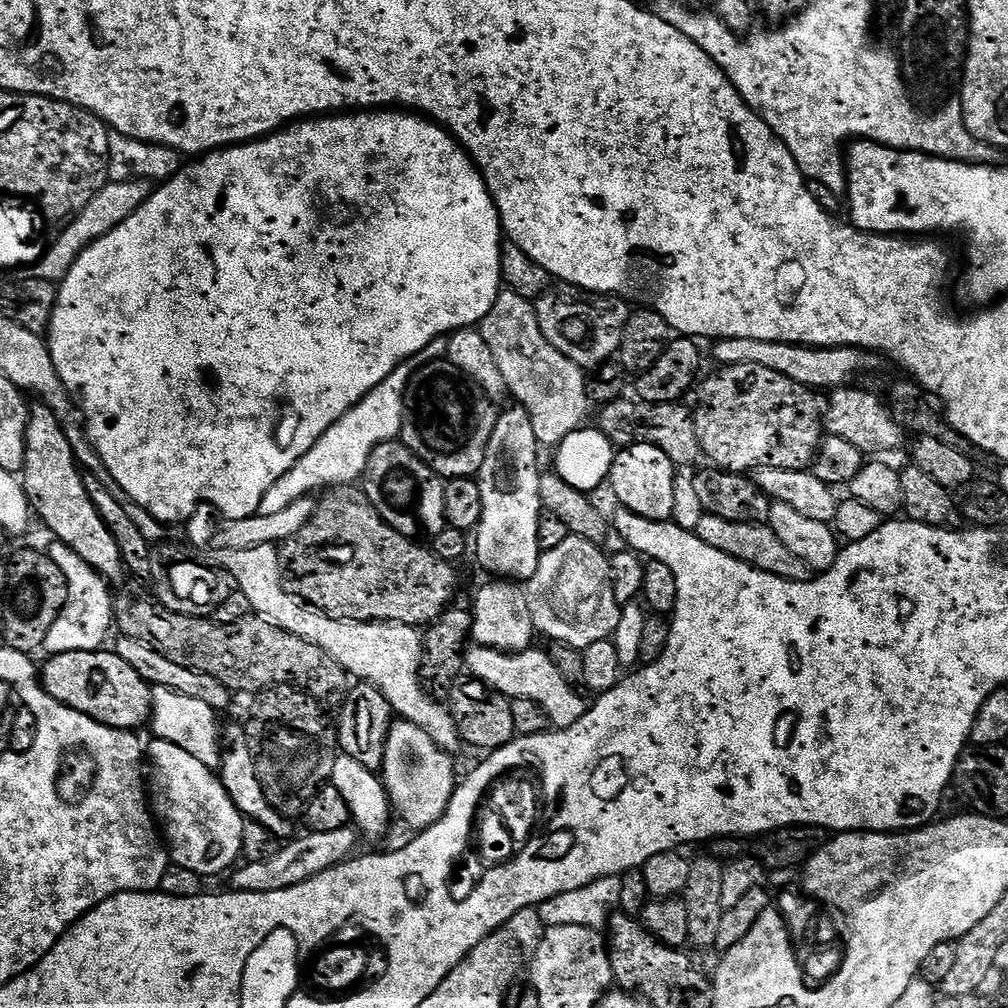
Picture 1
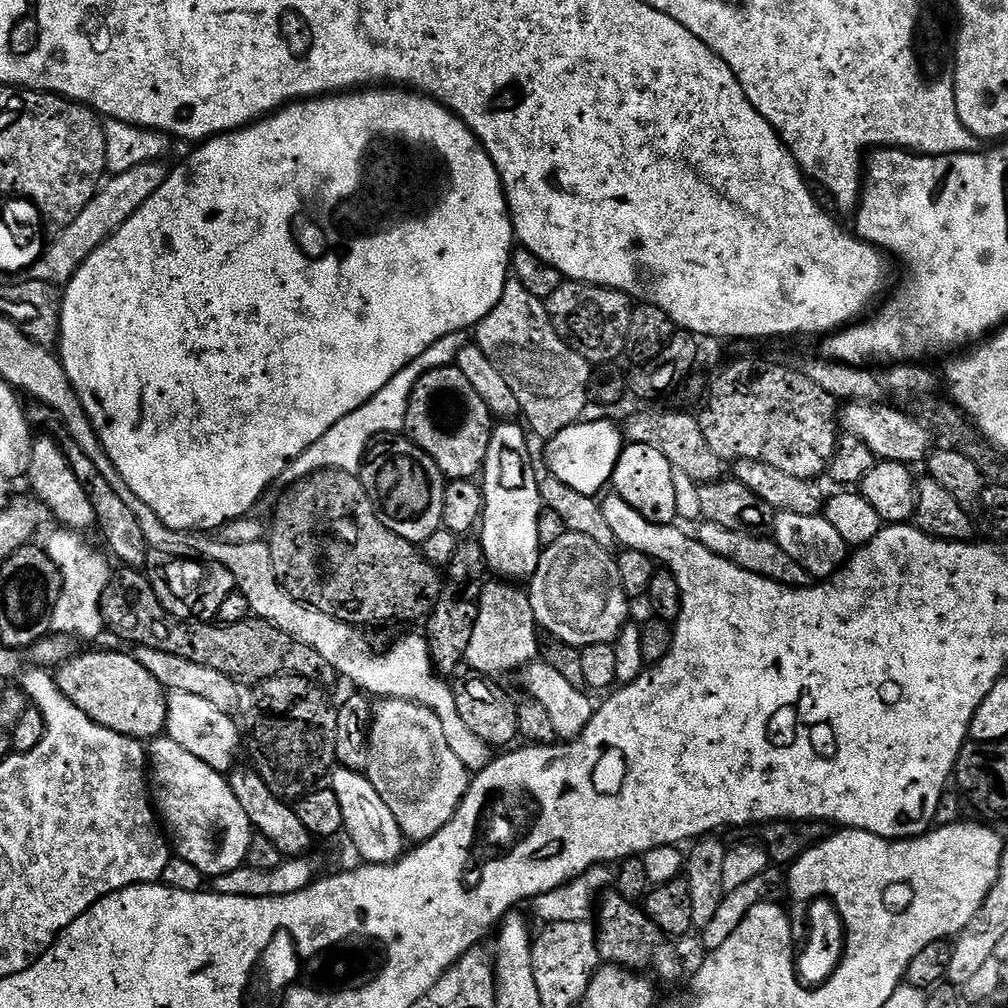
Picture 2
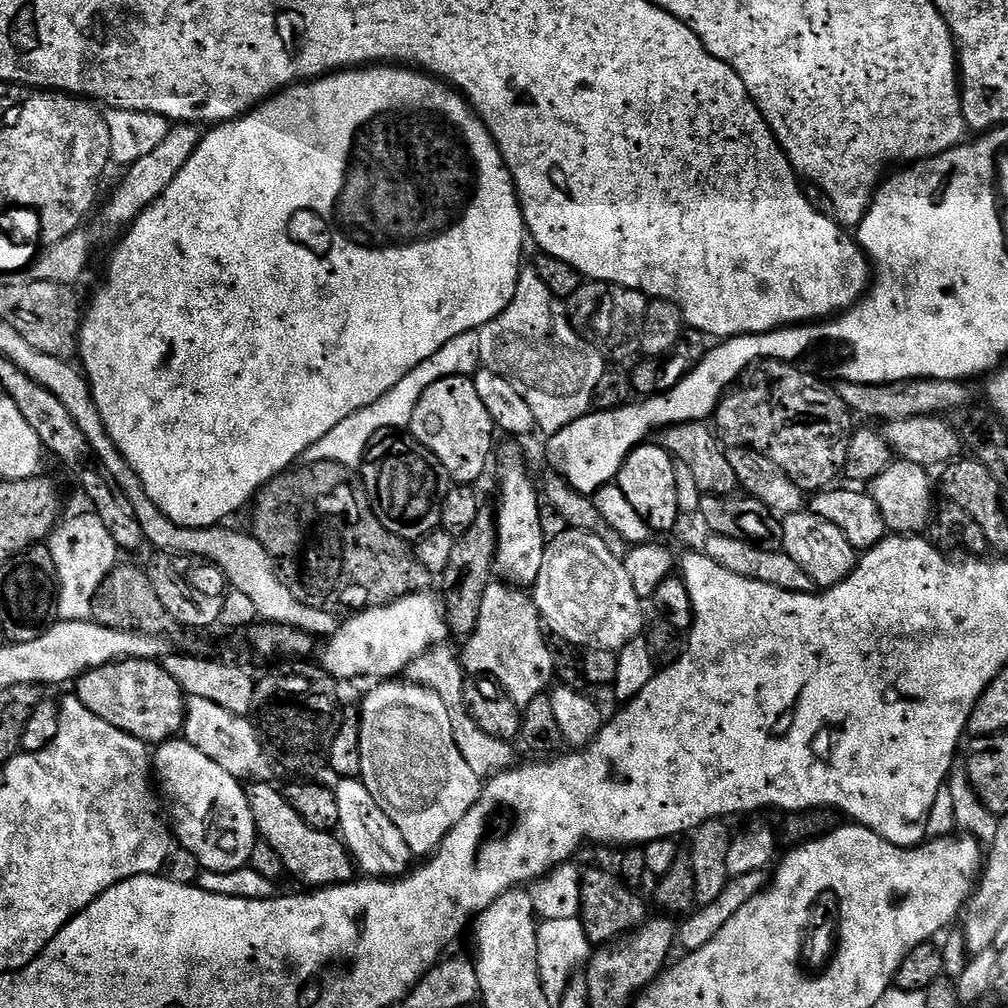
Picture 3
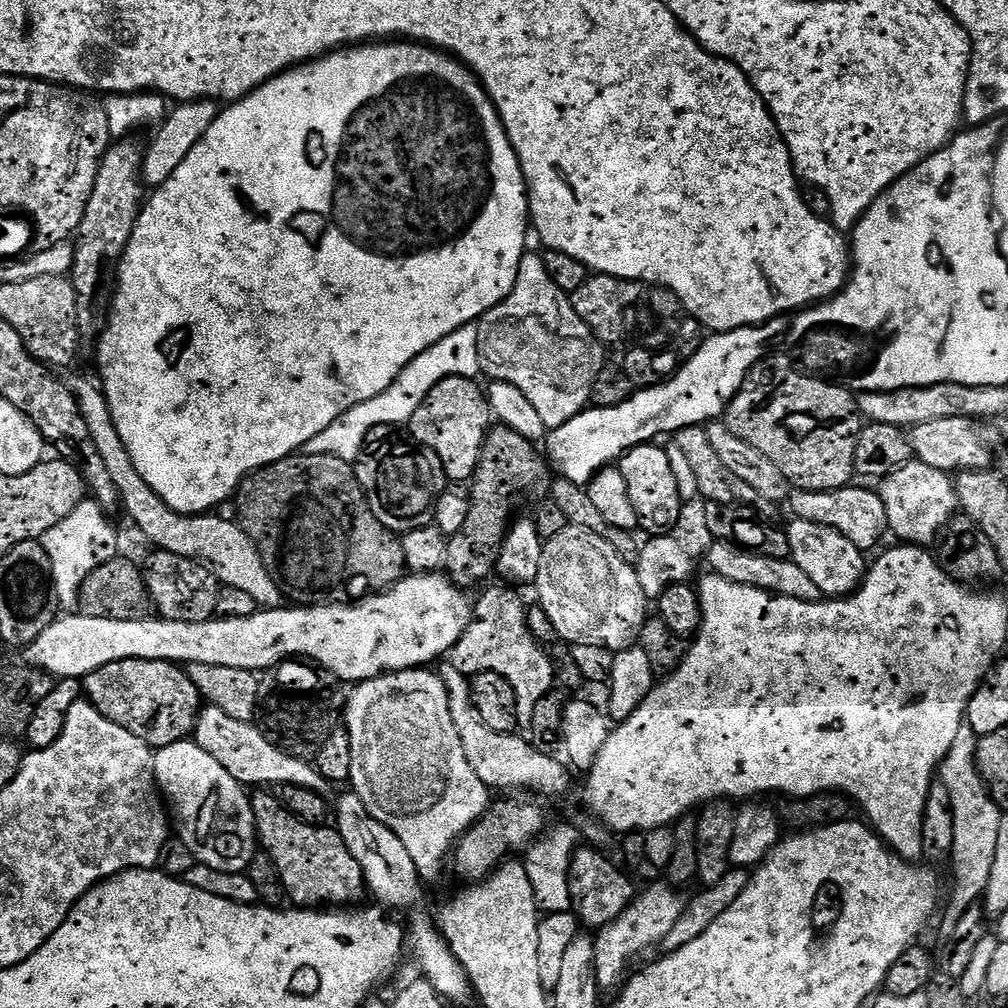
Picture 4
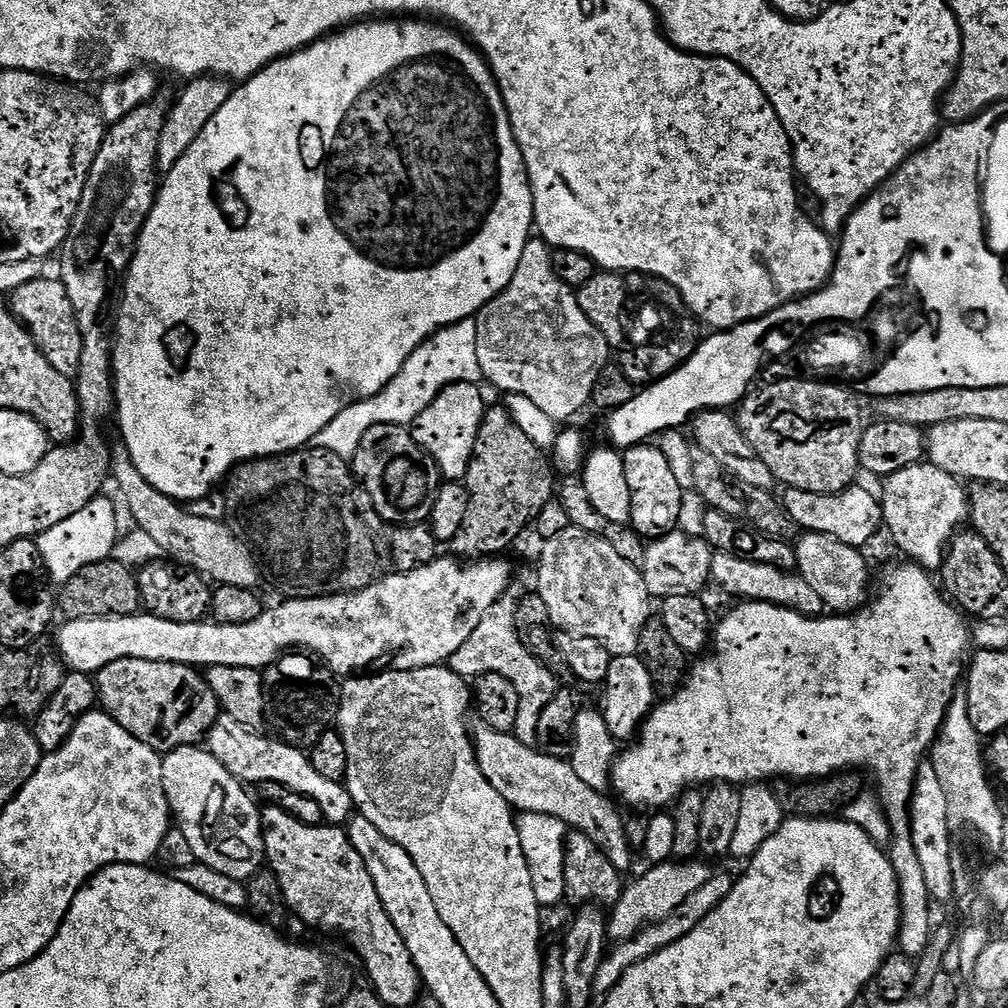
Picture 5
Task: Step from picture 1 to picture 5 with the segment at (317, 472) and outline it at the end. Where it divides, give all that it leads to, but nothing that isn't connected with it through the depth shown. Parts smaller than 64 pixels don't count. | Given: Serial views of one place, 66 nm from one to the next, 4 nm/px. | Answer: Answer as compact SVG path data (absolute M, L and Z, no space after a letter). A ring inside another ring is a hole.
M475 319L459 320L456 324L449 324L447 328L440 328L402 366L402 370L381 392L374 394L368 400L360 400L352 404L338 418L327 424L314 439L311 447L325 448L342 459L351 461L356 455L358 446L366 434L379 424L411 425L413 420L438 398L438 394L446 386L458 382L477 383L483 377L484 371L478 358L478 330Z

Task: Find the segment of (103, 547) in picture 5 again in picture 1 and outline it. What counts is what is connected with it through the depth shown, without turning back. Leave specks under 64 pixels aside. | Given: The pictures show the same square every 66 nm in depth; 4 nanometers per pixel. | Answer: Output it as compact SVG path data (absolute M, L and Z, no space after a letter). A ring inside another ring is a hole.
M52 542L46 548L48 557L66 574L68 583L68 601L58 614L58 622L50 626L50 634L46 634L43 651L48 656L57 656L67 652L94 652L105 647L104 639L108 631L114 628L114 592L109 581L99 576L74 549L59 542Z

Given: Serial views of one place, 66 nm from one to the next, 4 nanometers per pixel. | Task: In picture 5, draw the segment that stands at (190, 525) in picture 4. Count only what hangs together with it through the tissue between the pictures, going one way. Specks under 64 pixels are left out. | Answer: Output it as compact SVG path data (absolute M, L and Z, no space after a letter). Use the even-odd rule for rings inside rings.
M122 442L112 448L110 476L114 484L116 480L117 486L120 487L129 514L136 519L135 527L150 534L167 557L188 565L217 585L251 589L257 587L261 565L253 549L238 535L237 529L227 528L228 524L225 521L210 521L209 518L196 517L183 503L154 490L154 486L150 486L150 482L146 482L146 478L138 474L138 470L132 464L128 448Z

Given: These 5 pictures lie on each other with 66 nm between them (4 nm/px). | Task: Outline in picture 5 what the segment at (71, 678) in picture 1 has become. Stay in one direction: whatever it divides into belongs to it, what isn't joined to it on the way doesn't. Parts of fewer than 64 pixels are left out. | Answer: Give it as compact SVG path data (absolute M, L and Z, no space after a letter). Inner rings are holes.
M122 658L118 662L110 662L110 666L100 669L94 676L96 682L96 694L98 697L98 704L103 711L107 712L118 722L118 726L122 726L130 734L134 734L134 738L138 738L138 742L146 742L146 746L150 746L155 752L167 754L174 751L175 748L182 748L185 746L196 746L207 737L208 732L214 727L216 721L222 715L222 709L218 698L214 694L214 690L208 685L207 675L199 667L191 664L175 664L174 662L150 662L142 658Z

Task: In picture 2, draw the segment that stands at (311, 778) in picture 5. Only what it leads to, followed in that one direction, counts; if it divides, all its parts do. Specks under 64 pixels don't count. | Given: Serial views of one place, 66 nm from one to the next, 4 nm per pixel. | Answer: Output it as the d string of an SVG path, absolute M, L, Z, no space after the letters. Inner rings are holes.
M172 692L169 695L167 739L178 742L186 754L194 754L194 758L206 762L206 766L225 774L231 773L238 764L236 755L240 752L240 728L236 723L233 717L222 714L222 710L195 694Z

